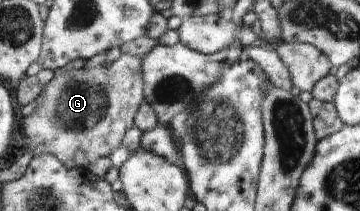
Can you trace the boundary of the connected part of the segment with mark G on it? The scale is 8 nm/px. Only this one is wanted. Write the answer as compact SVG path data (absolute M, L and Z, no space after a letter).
M124 53L117 61L110 65L110 67L100 65L92 69L92 65L90 65L90 69L84 67L79 70L78 65L76 65L76 67L74 67L74 65L70 65L70 67L66 67L66 69L58 71L58 77L55 77L47 85L44 94L40 97L40 99L38 99L37 103L39 106L36 111L31 116L24 119L24 131L26 134L25 141L29 149L36 149L37 155L42 153L52 153L55 157L60 157L60 161L62 161L65 165L70 166L71 169L91 169L92 165L96 164L96 161L99 161L102 157L110 157L116 149L120 149L122 145L125 145L125 138L127 137L127 134L131 132L132 127L136 126L136 119L139 116L140 109L143 108L144 103L147 102L147 74L146 71L144 71L144 56L145 55L131 55L129 53Z

